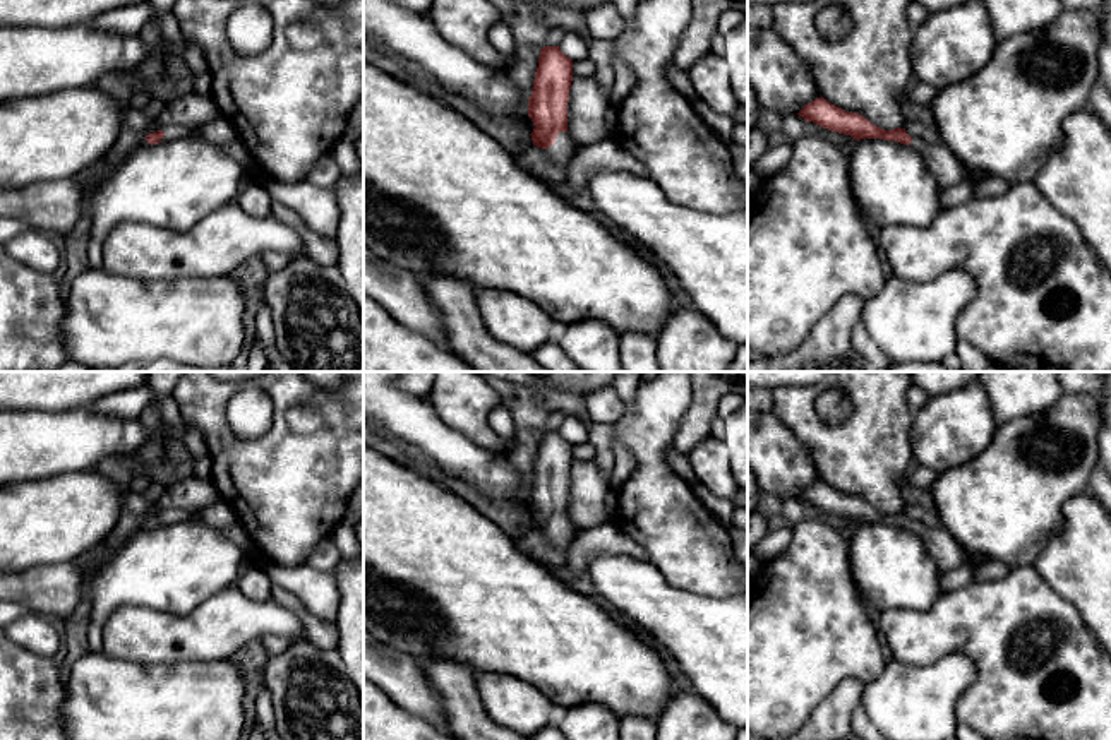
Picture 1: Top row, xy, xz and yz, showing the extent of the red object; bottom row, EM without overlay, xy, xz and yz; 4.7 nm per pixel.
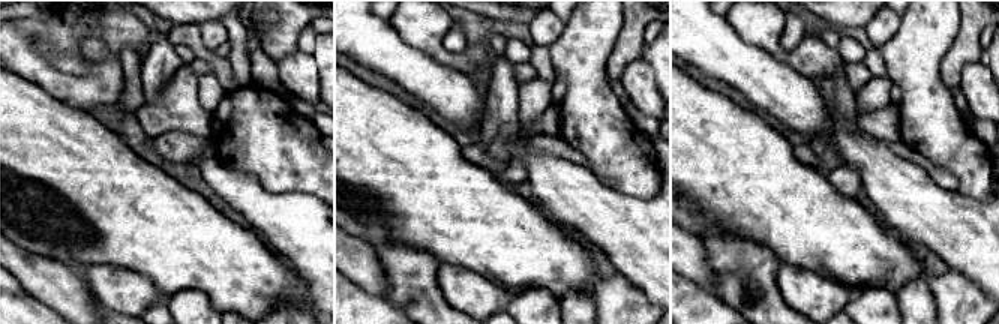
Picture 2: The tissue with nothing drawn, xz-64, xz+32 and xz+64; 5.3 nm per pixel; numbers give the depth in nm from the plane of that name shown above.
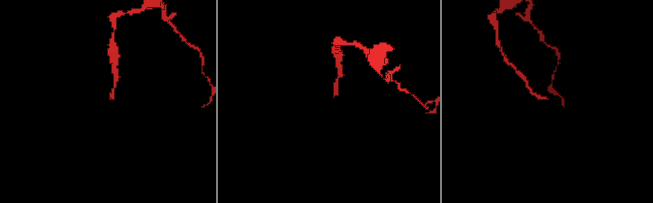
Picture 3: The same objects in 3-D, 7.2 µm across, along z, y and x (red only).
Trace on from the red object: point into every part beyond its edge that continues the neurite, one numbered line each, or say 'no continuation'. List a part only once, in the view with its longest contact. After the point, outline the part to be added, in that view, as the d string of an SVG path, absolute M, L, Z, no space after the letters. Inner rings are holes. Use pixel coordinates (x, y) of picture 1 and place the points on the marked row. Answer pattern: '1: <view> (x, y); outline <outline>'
1: xz (563, 149); outline M559 132L556 142L543 151L552 164L562 166L569 164L571 158L576 152L576 144L568 132Z

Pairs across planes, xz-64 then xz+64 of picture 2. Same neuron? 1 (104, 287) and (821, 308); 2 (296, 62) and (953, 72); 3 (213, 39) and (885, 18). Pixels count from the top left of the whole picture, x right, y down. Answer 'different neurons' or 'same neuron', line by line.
1: same neuron
2: different neurons
3: same neuron

